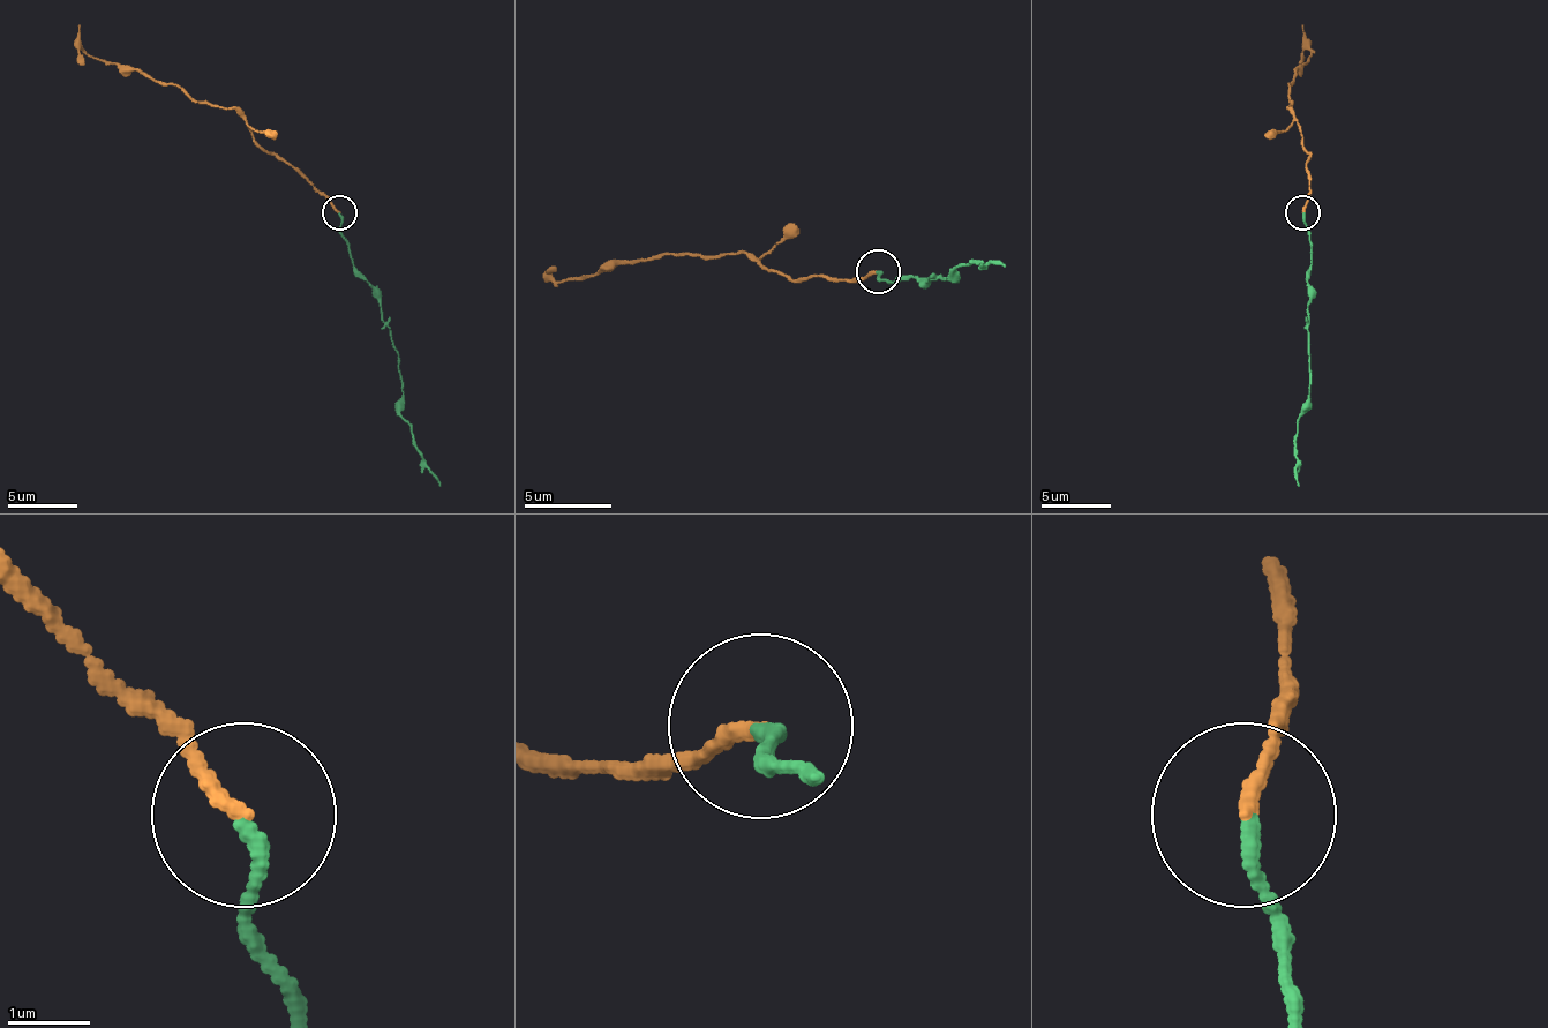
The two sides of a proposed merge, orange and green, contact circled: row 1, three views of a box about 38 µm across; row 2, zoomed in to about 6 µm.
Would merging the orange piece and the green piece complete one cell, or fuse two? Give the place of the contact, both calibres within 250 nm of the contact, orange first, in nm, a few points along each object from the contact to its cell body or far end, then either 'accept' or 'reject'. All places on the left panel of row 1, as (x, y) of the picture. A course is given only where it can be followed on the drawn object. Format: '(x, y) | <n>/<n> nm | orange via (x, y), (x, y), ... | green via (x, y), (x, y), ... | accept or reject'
(339, 212) | 180/180 nm | orange via (338, 211), (269, 152), (231, 107), (196, 104), (165, 83), (92, 59), (85, 52), (79, 24) | green via (338, 211), (352, 267), (376, 294), (380, 319), (390, 329), (404, 420), (414, 448), (438, 486) | accept

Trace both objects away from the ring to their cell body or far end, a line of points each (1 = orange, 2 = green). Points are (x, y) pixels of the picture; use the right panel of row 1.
1: (1301, 211), (1308, 201), (1308, 152), (1301, 125), (1287, 107), (1291, 104), (1287, 83), (1312, 52), (1301, 24)
2: (1301, 211), (1312, 267), (1308, 410), (1298, 420), (1294, 448), (1298, 486)

